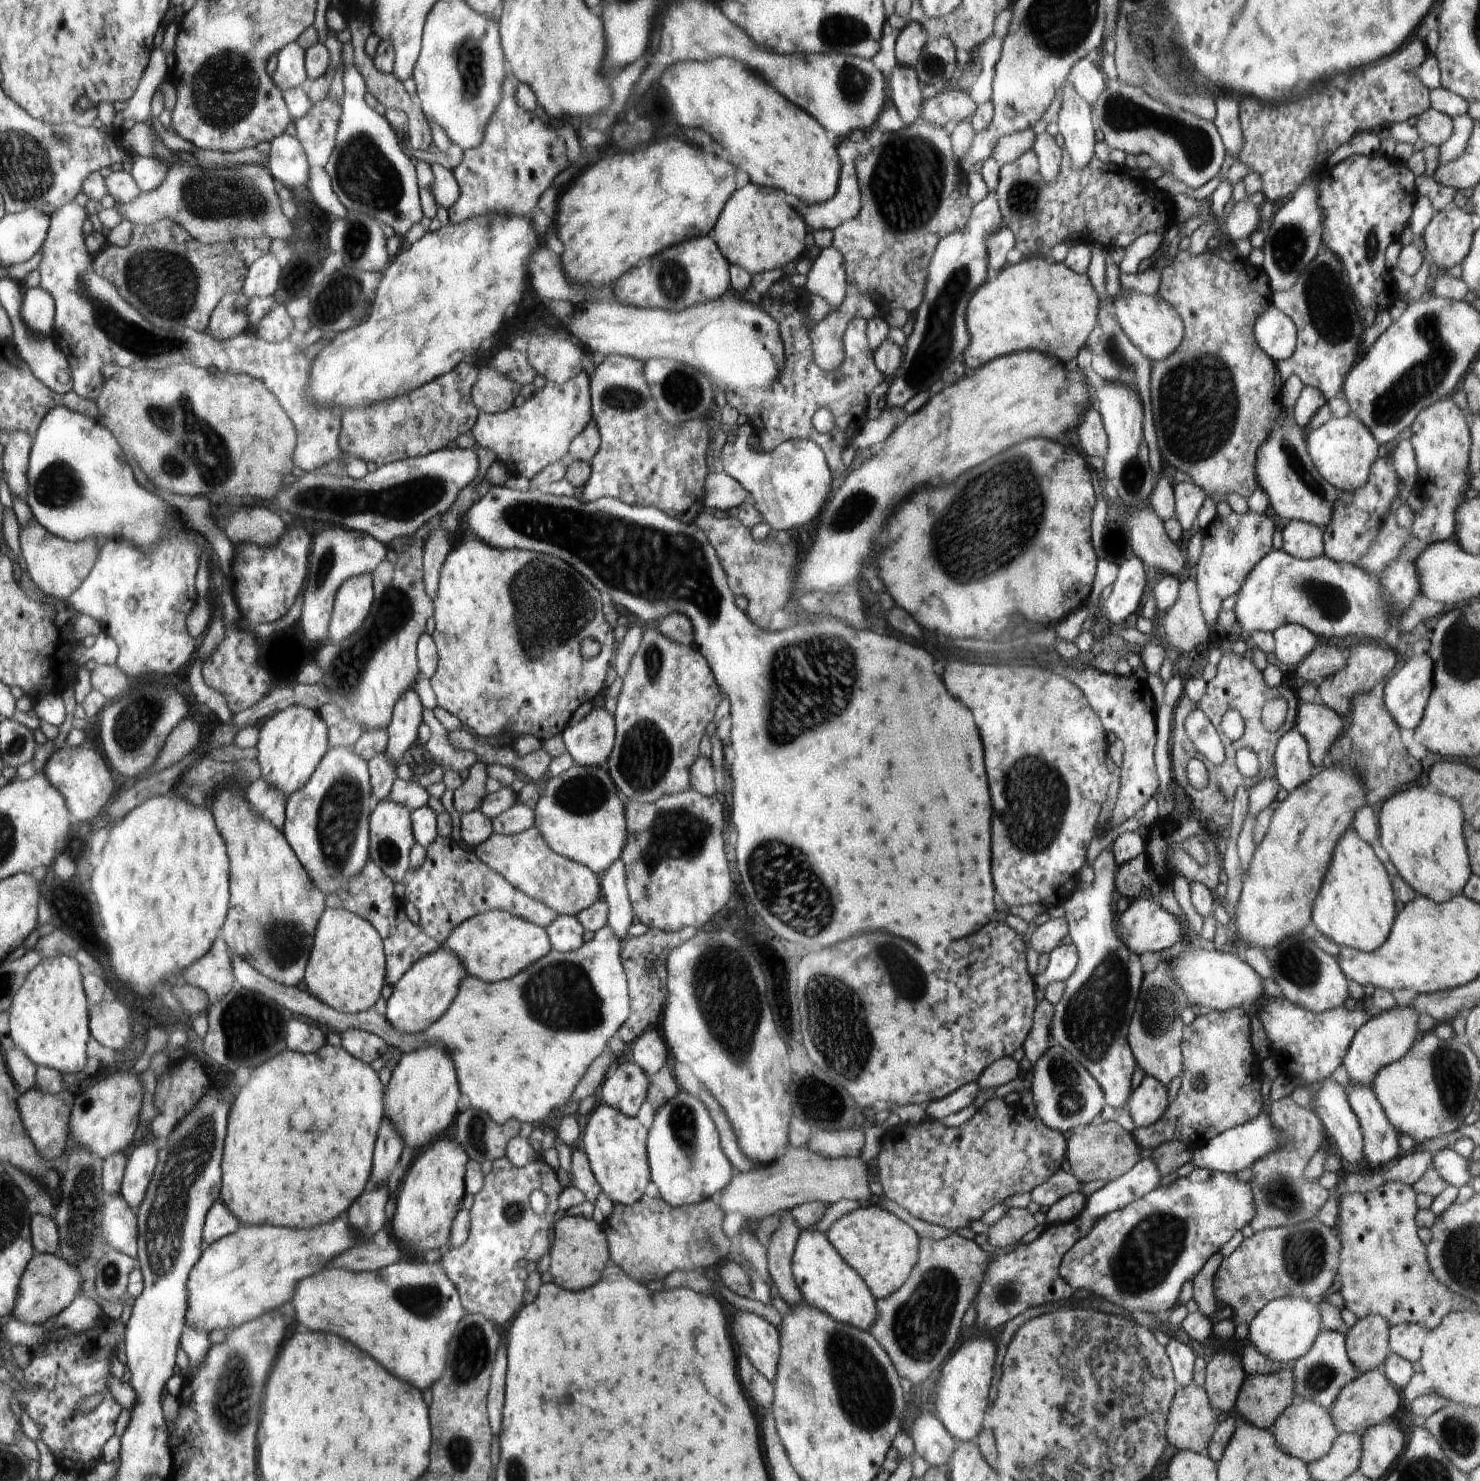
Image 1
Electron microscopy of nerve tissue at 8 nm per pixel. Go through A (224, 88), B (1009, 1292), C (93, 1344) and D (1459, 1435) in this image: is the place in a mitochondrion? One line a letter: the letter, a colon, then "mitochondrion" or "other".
A: mitochondrion
B: mitochondrion
C: other
D: mitochondrion

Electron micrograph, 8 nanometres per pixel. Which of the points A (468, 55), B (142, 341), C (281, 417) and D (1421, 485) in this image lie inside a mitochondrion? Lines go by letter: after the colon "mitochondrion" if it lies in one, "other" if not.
A: mitochondrion
B: mitochondrion
C: other
D: other

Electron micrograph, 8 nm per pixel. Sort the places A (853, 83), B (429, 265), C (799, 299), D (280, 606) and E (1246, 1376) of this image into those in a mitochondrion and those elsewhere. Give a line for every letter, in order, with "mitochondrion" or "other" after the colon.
A: mitochondrion
B: other
C: other
D: other
E: other

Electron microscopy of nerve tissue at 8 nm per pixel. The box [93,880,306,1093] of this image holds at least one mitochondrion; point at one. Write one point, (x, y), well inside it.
(245, 1018)

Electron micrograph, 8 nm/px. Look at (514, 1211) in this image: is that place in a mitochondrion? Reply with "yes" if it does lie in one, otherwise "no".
yes

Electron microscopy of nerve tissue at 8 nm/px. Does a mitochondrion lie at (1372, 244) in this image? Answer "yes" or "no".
yes

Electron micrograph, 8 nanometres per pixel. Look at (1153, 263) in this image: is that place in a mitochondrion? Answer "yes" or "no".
no

